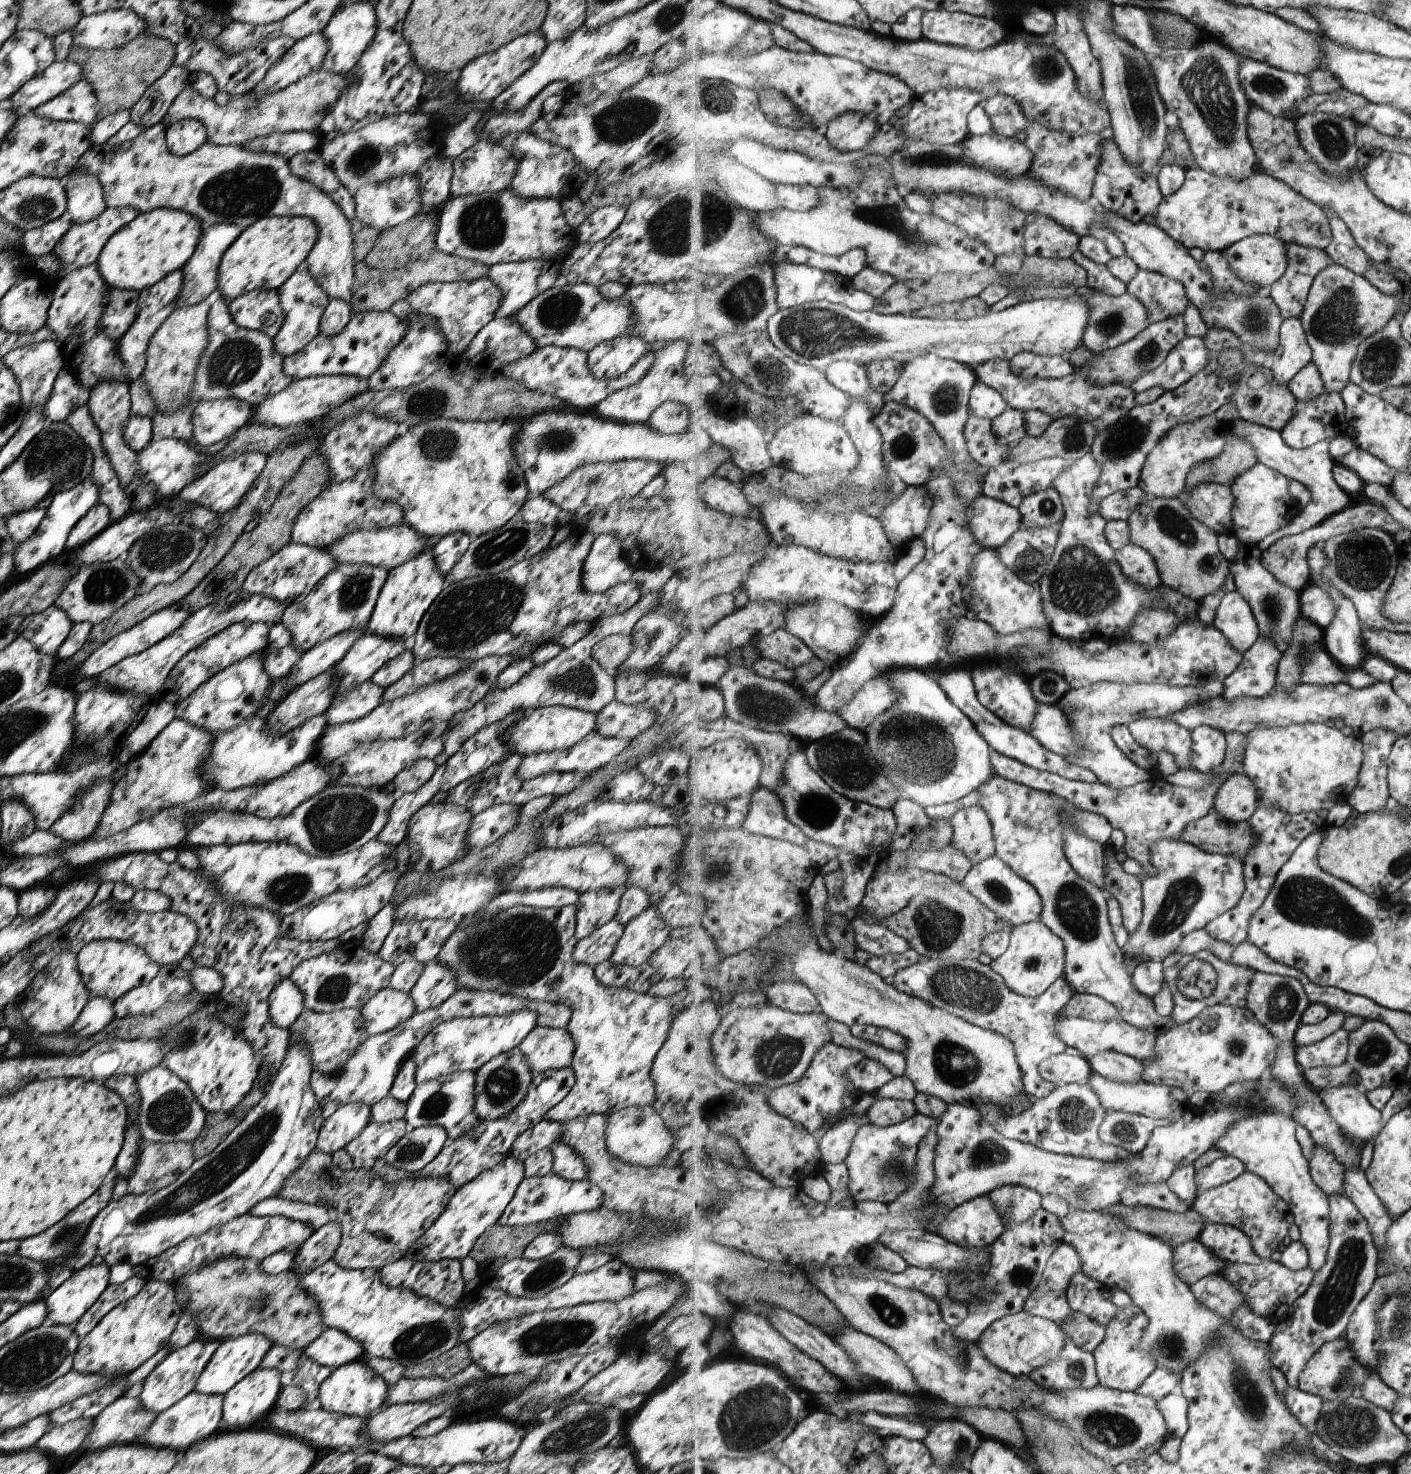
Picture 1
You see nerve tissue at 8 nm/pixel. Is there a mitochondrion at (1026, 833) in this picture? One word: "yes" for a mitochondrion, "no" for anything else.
no

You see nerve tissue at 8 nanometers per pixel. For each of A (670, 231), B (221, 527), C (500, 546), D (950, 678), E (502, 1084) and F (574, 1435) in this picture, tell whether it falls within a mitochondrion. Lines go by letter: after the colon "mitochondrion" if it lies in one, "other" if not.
A: mitochondrion
B: other
C: mitochondrion
D: other
E: mitochondrion
F: mitochondrion

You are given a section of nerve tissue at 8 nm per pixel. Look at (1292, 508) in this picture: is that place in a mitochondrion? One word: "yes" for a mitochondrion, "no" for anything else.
no

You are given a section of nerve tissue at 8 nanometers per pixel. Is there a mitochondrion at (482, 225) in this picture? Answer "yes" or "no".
yes

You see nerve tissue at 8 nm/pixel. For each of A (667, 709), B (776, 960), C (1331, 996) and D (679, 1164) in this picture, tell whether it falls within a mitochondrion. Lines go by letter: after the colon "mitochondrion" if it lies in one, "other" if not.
A: other
B: other
C: other
D: other

